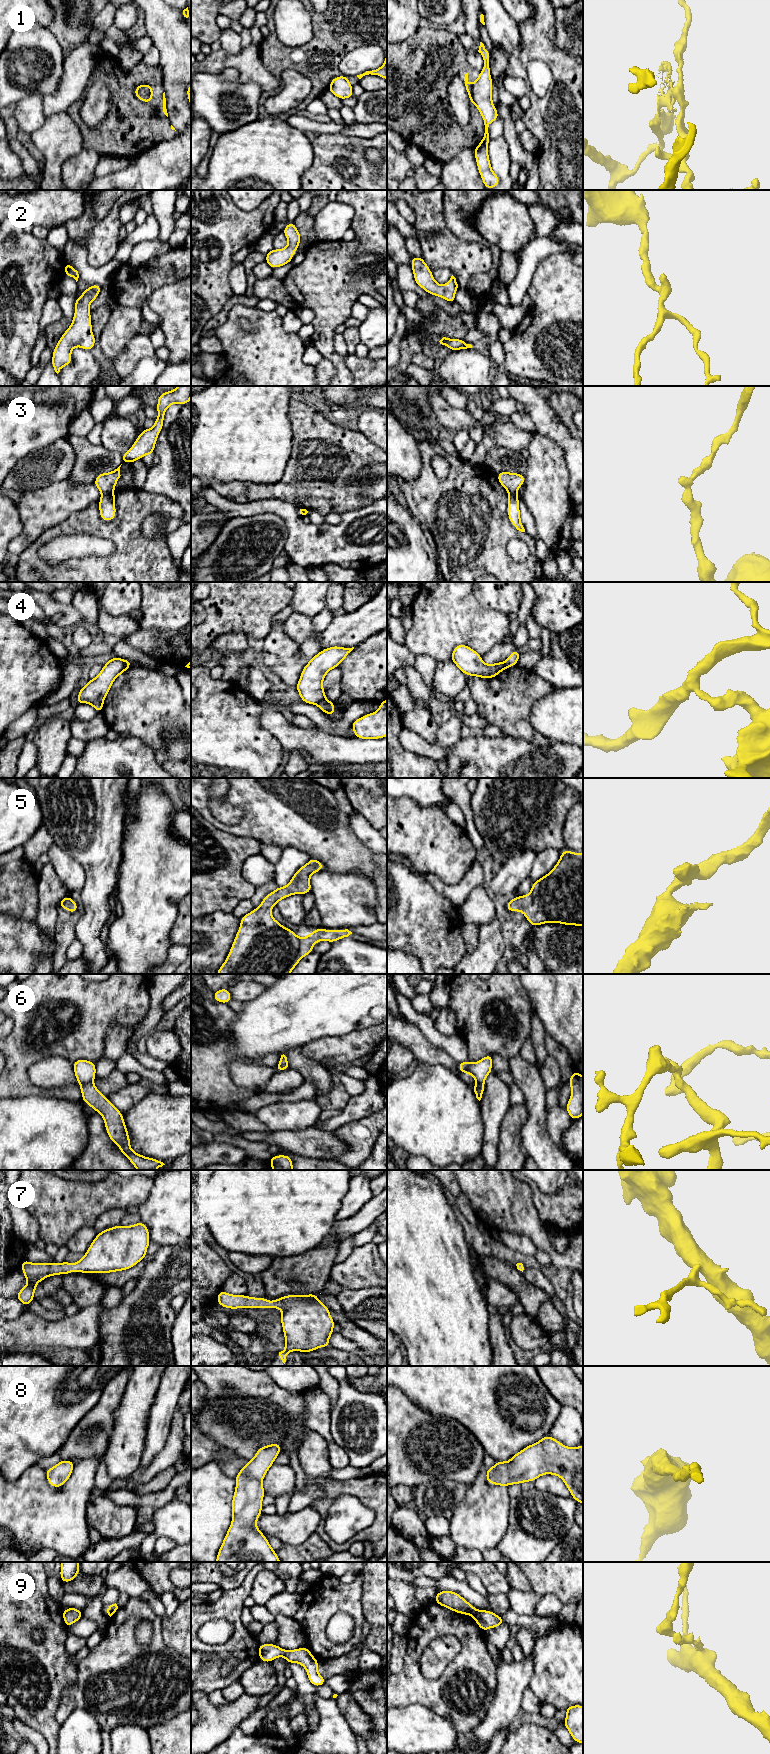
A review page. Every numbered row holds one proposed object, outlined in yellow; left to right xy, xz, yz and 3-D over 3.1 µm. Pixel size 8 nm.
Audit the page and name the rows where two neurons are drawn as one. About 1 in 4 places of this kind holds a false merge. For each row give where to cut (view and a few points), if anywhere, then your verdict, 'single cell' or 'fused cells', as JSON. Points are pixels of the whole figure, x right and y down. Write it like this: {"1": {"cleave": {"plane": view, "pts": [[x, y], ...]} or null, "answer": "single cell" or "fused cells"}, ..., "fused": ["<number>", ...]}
{"1": {"cleave": {"plane": "yz", "pts": [[471, 84], [471, 98], [474, 103]]}, "answer": "fused cells"}, "2": {"cleave": null, "answer": "single cell"}, "3": {"cleave": {"plane": "xy", "pts": [[113, 491], [102, 493]]}, "answer": "fused cells"}, "4": {"cleave": {"plane": "xz", "pts": [[325, 698], [317, 704]]}, "answer": "fused cells"}, "5": {"cleave": null, "answer": "single cell"}, "6": {"cleave": {"plane": "xy", "pts": [[92, 1081], [80, 1084]]}, "answer": "fused cells"}, "7": {"cleave": null, "answer": "single cell"}, "8": {"cleave": null, "answer": "single cell"}, "9": {"cleave": {"plane": "yz", "pts": [[477, 1610], [471, 1615]]}, "answer": "fused cells"}, "fused": ["1", "3", "4", "6", "9"]}

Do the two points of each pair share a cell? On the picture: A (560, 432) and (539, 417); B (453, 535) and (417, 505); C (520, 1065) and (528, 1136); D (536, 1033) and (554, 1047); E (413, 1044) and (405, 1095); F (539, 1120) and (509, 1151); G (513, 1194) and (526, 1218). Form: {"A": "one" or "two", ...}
{"A": "one", "B": "one", "C": "one", "D": "two", "E": "two", "F": "two", "G": "one"}

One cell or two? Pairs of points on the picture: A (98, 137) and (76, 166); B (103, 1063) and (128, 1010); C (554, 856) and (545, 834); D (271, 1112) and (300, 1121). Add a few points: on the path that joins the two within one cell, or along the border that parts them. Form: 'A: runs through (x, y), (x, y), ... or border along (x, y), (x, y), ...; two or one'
A: border along (84, 148), (95, 150), (102, 156); two
B: border along (101, 1056), (95, 1062); two
C: border along (558, 849), (544, 848), (537, 853); two
D: runs through (278, 1116), (293, 1116); one

